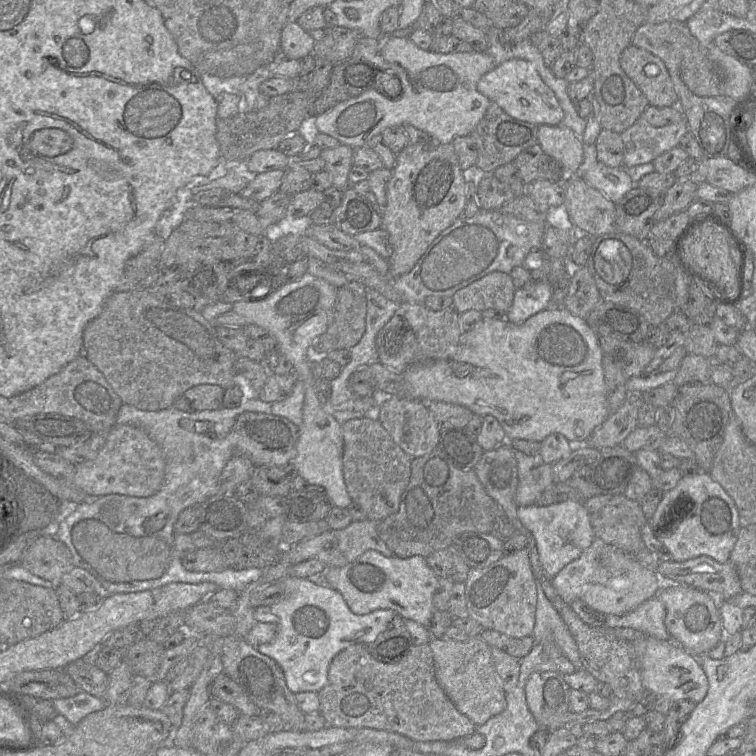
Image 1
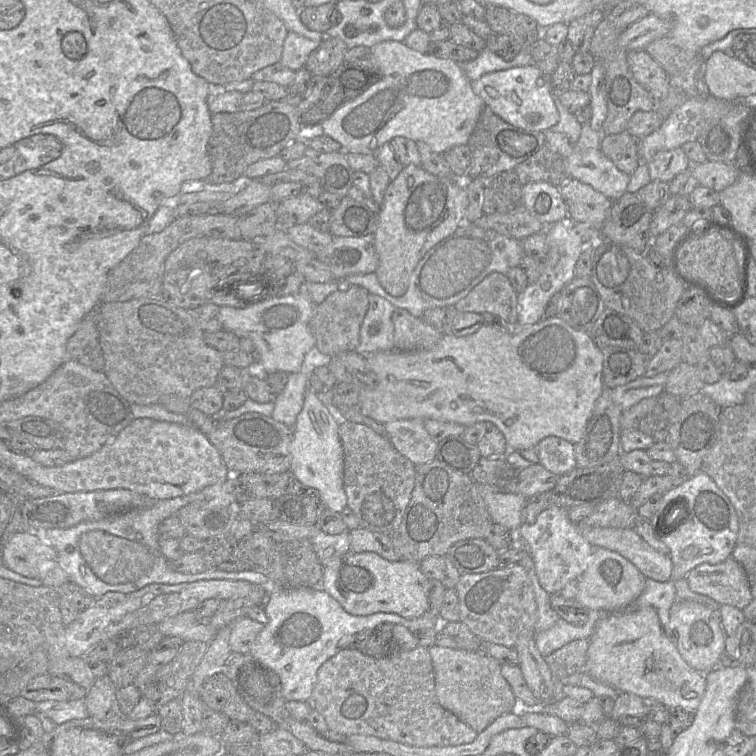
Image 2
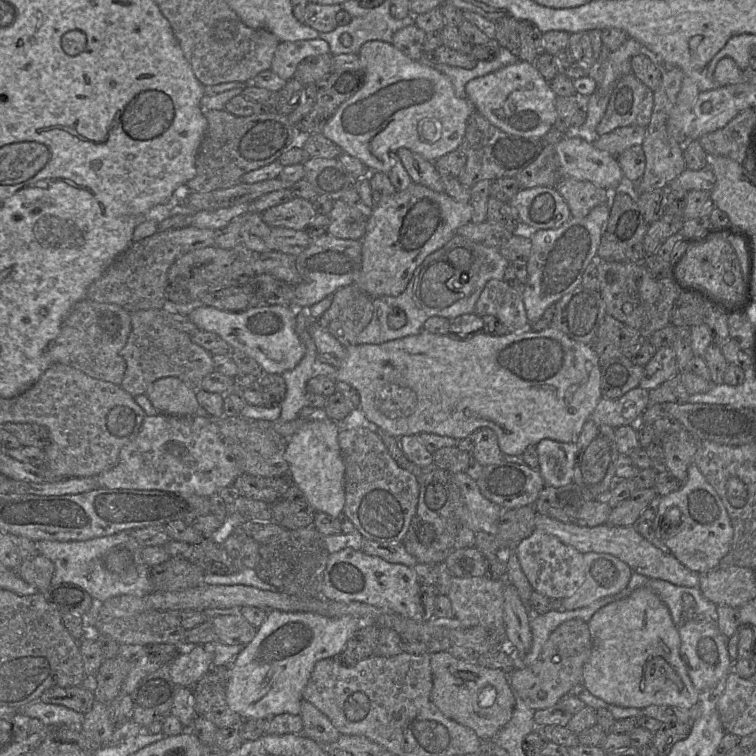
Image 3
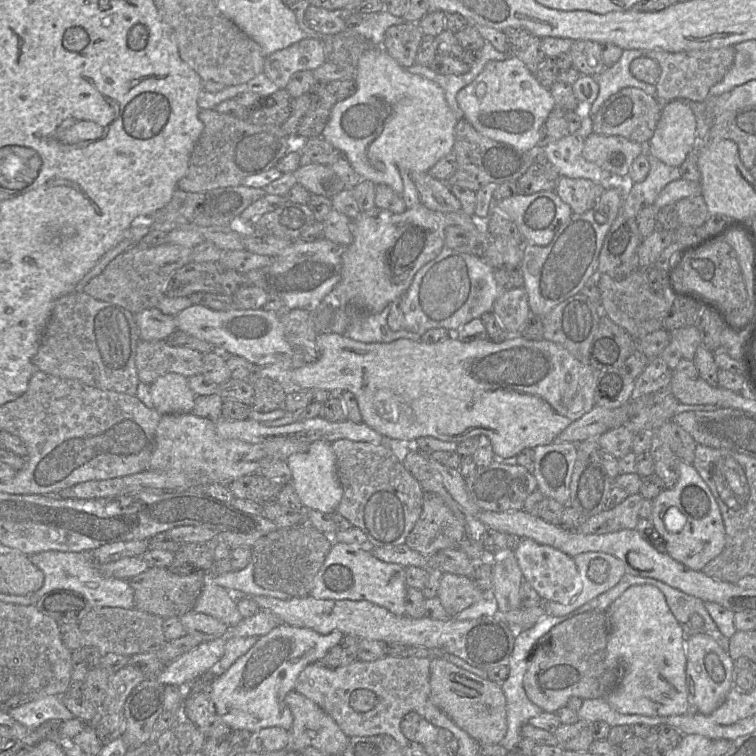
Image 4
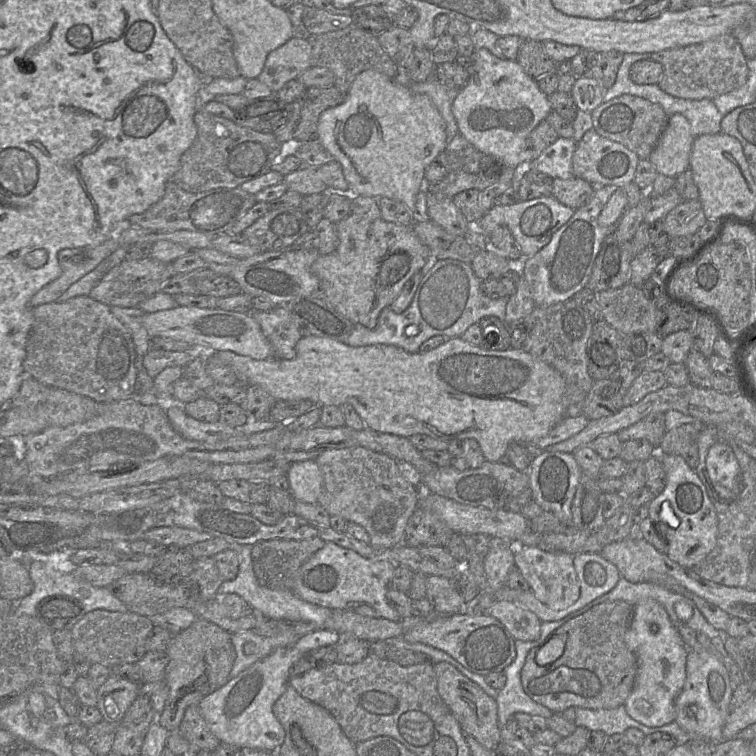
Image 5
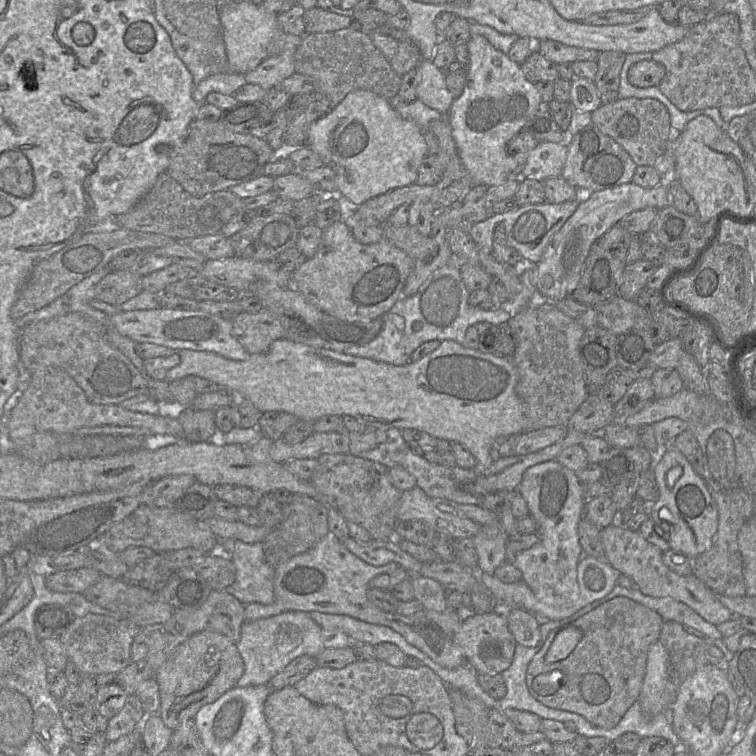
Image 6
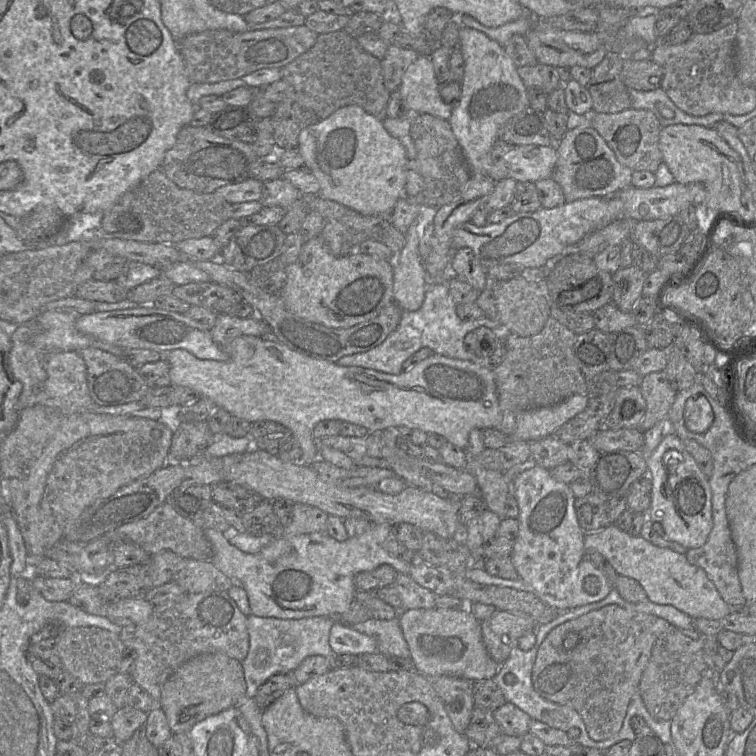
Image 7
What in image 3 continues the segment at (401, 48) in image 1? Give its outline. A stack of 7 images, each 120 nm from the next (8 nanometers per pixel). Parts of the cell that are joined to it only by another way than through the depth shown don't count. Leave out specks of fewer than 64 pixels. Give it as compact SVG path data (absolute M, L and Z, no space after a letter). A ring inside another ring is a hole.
M378 40L369 41L365 43L361 47L361 50L358 53L358 55L362 62L362 69L366 74L366 82L364 86L355 95L353 95L340 105L340 107L336 110L329 122L325 125L322 133L326 138L339 145L342 148L343 152L348 153L351 156L354 156L361 160L370 169L370 171L383 172L387 175L392 168L391 153L396 153L397 150L400 148L407 148L412 152L421 155L430 162L435 162L441 156L459 148L465 135L468 118L476 110L467 98L462 99L455 95L455 91L450 79L433 68L433 65L436 64L433 64L423 59L423 55L420 61L414 61L407 57L399 49L397 49L392 43ZM422 119L430 119L431 121L440 122L442 126L442 132L440 138L436 142L425 143L421 140L420 135L418 133L418 124Z

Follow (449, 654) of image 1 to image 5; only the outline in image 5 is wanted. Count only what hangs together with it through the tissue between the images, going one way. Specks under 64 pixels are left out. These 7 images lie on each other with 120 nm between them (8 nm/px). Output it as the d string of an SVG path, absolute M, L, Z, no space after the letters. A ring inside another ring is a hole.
M447 662L435 663L433 669L437 678L437 690L464 734L474 737L485 748L495 750L501 742L496 700Z

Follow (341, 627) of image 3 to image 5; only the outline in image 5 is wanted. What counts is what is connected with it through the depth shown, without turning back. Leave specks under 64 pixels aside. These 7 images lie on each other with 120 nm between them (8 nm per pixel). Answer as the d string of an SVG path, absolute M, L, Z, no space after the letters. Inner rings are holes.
M318 629L302 636L294 645L279 648L258 660L234 678L205 697L199 704L210 731L221 743L241 749L264 750L276 755L285 738L285 730L273 714L272 706L289 685L294 664L306 653L325 646L338 645L342 636L332 630Z

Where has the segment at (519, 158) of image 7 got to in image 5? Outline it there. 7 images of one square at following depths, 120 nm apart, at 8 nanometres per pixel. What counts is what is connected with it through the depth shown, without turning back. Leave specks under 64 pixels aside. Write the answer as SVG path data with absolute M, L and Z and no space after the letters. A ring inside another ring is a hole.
M558 137L534 161L530 161L531 166L552 179L572 179L575 177L572 170L572 156L576 144L573 138Z

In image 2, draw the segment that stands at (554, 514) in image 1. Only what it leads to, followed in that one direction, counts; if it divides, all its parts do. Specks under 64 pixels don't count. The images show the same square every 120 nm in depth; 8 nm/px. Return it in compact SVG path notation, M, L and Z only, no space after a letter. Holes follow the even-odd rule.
M550 506L532 524L522 523L518 536L529 546L541 587L550 595L558 594L571 580L578 580L589 565L594 547L581 535L578 525L568 518L568 509Z

